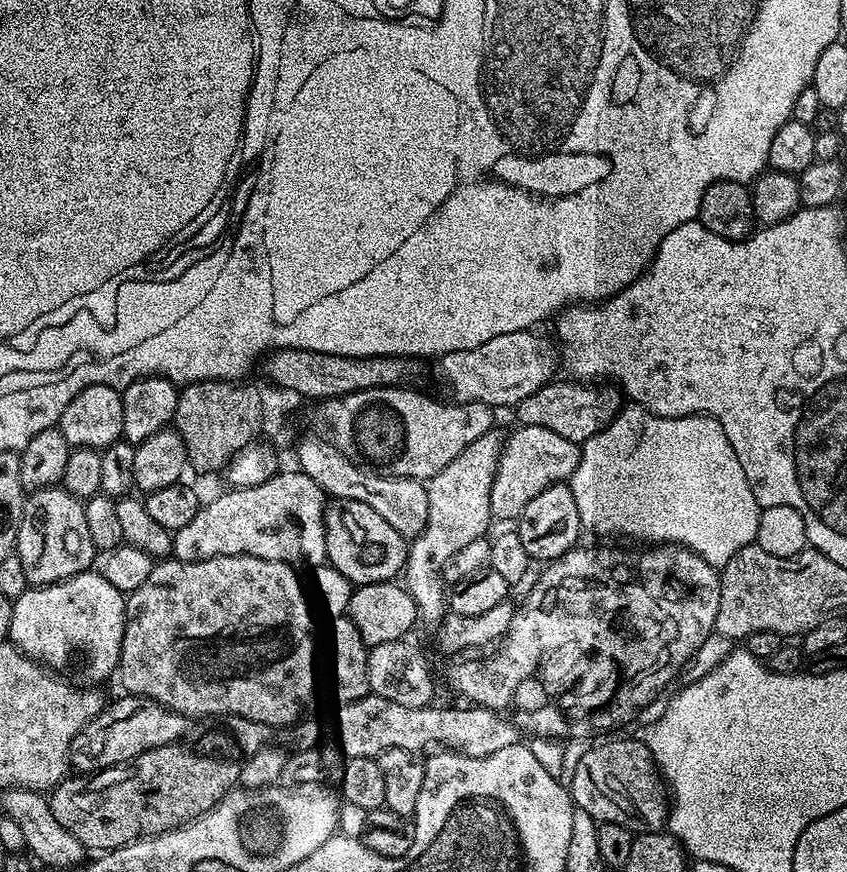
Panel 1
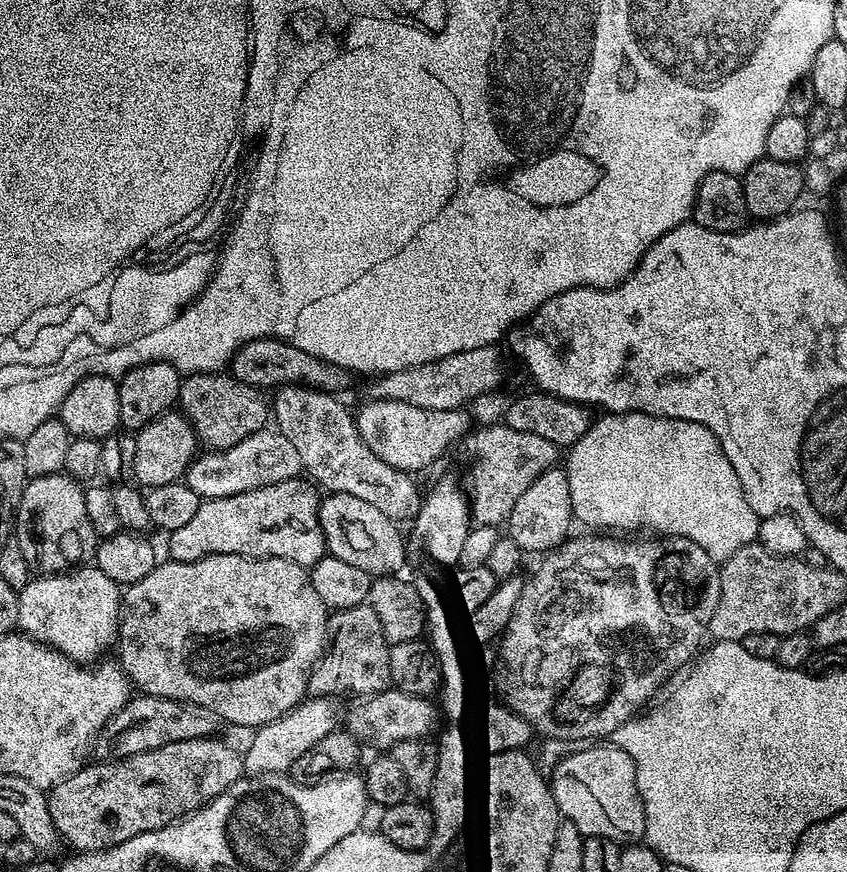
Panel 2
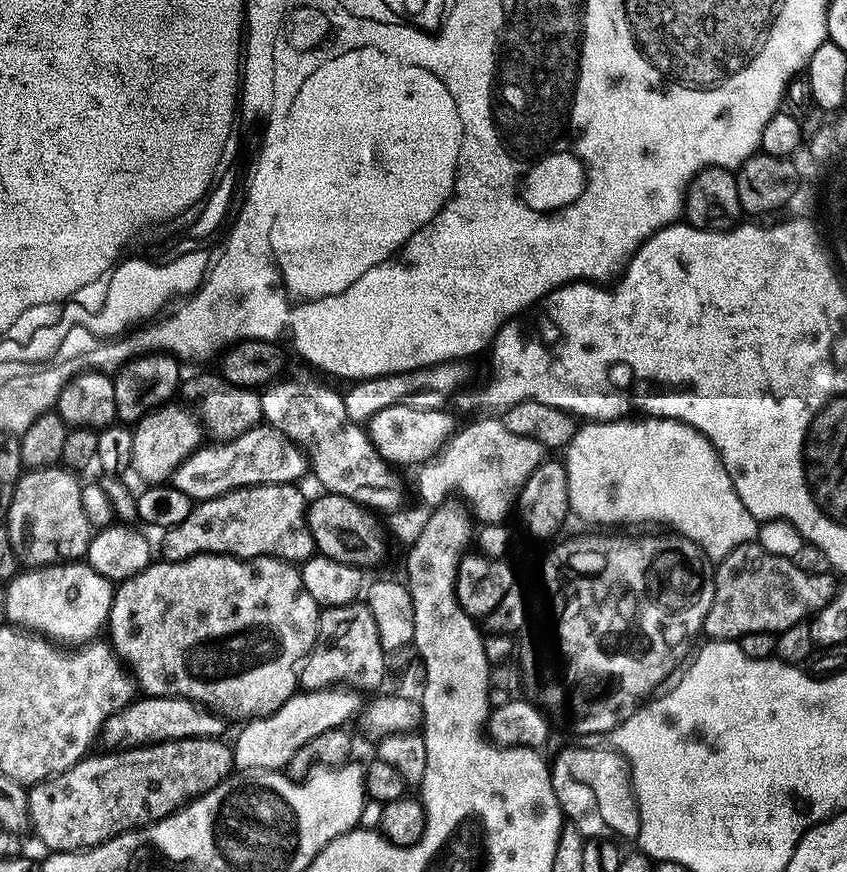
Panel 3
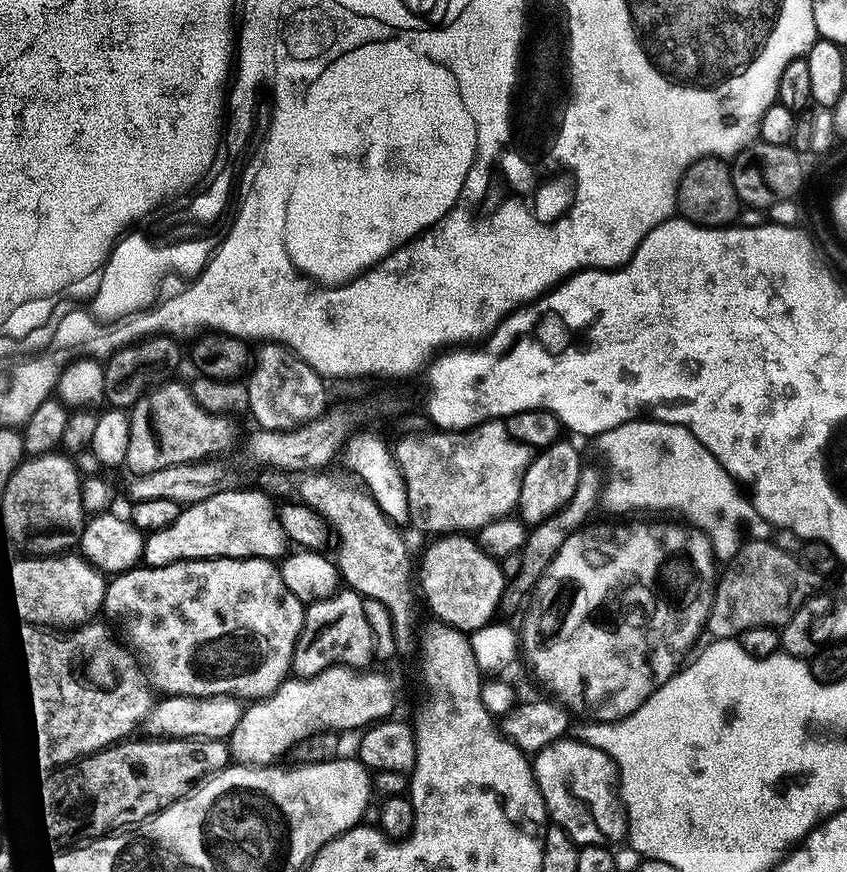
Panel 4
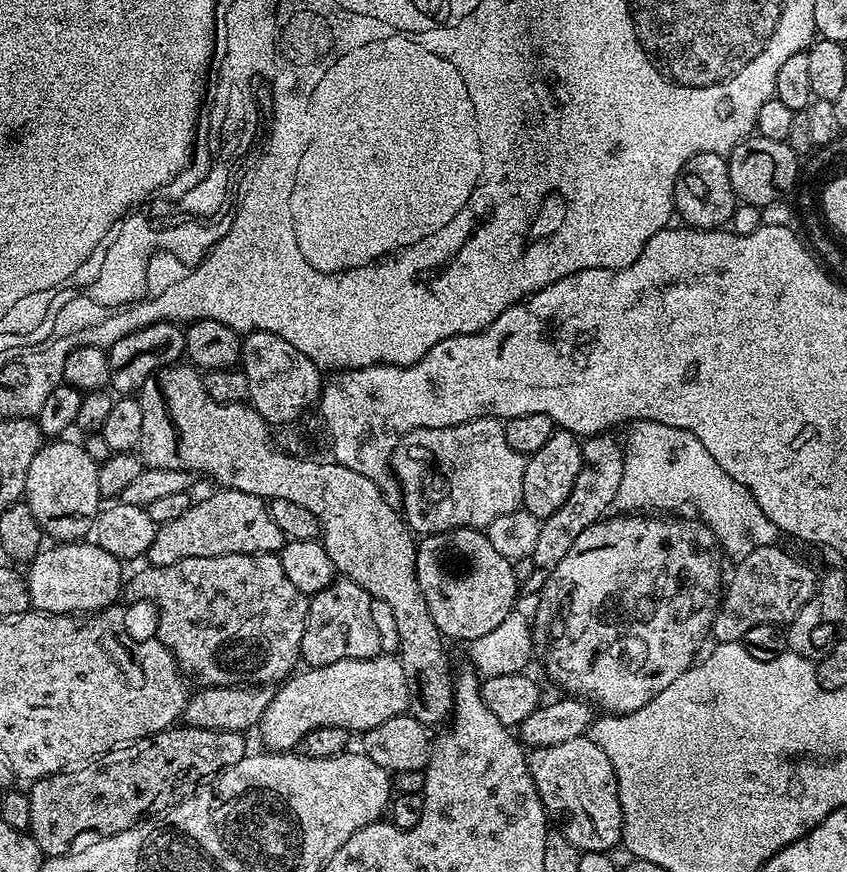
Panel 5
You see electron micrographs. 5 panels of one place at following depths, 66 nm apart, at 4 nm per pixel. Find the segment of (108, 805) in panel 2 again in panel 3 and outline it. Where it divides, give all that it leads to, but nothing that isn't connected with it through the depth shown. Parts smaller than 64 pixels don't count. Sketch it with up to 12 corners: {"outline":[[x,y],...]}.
{"outline":[[191,736],[89,754],[35,785],[31,829],[78,852],[227,780]]}

